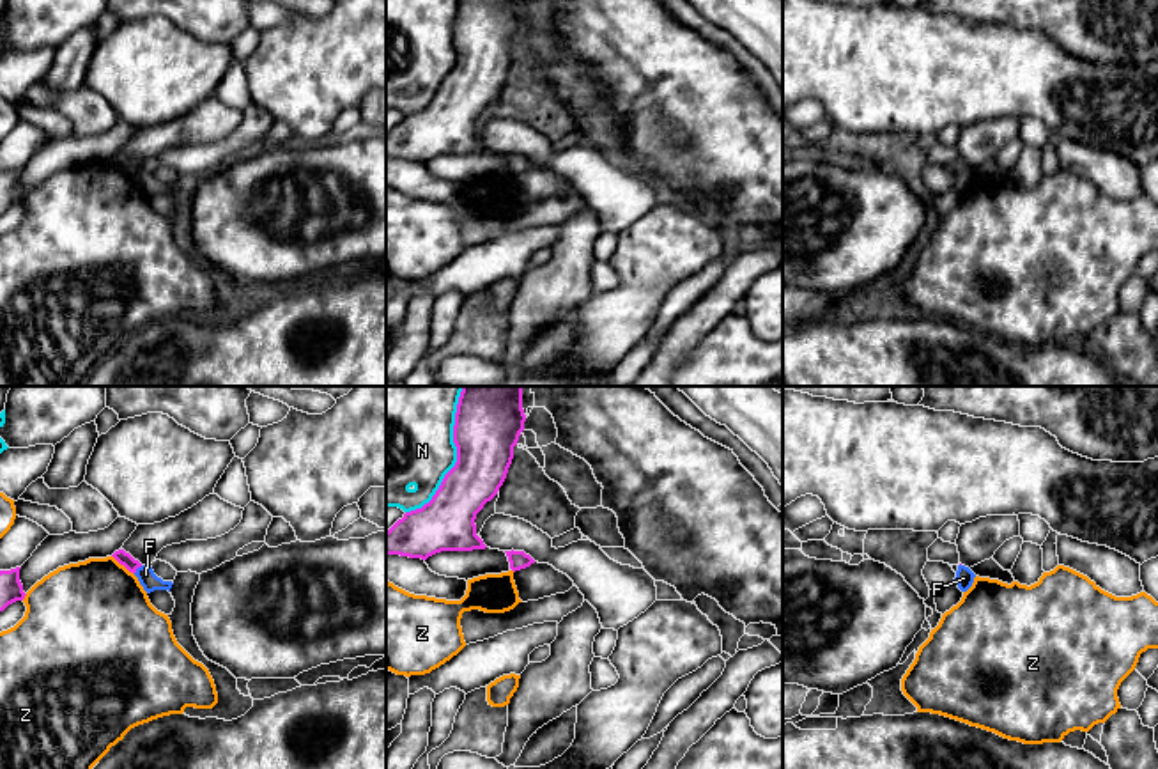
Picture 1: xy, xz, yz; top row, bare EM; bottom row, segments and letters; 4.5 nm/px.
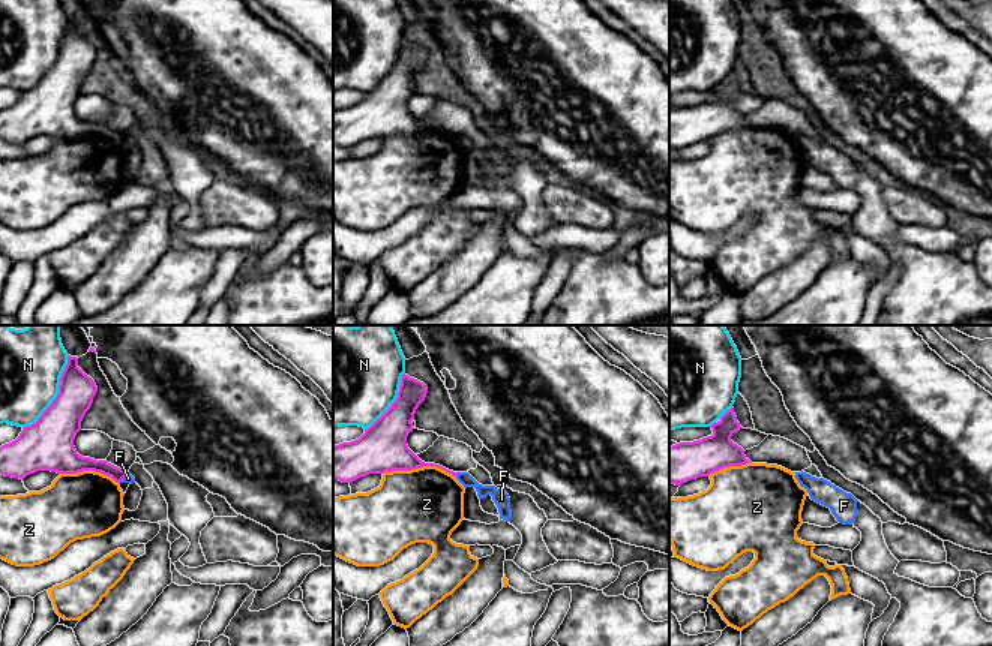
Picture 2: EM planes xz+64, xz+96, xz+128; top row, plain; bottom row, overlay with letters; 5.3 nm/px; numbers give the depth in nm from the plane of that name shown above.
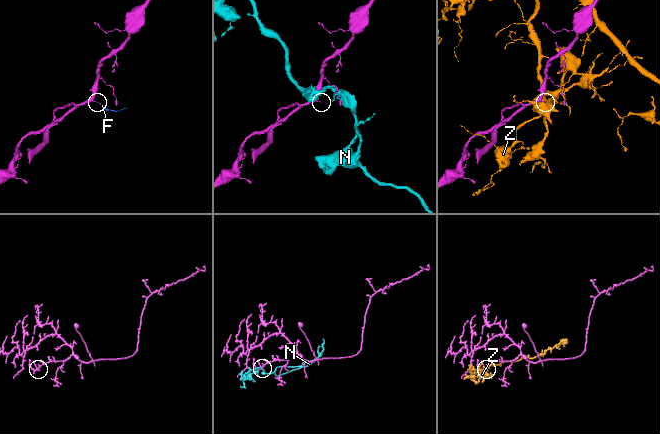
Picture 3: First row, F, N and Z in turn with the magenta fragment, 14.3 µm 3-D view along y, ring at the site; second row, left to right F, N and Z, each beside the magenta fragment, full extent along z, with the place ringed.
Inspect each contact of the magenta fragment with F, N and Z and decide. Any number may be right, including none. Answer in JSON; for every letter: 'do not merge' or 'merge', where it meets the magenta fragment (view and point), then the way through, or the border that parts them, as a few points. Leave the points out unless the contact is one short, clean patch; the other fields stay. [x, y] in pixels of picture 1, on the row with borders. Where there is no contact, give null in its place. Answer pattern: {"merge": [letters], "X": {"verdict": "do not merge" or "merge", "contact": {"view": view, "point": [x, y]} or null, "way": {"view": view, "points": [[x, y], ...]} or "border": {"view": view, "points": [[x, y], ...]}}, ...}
{"merge": [], "F": {"verdict": "do not merge", "contact": {"view": "xy", "point": [137, 567]}, "border": {"view": "xy", "points": [[142, 566], [133, 573]]}}, "N": {"verdict": "do not merge", "contact": {"view": "xz", "point": [457, 456]}}, "Z": {"verdict": "do not merge", "contact": {"view": "xy", "point": [123, 564]}}}

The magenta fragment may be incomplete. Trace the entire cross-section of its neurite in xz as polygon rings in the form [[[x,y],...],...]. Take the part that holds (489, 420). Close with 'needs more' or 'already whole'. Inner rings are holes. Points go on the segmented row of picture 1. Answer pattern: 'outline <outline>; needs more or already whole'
outline [[[462,386],[457,462],[428,503],[386,532],[386,555],[427,560],[441,551],[485,549],[475,519],[503,485],[524,422],[522,386]]]; already whole

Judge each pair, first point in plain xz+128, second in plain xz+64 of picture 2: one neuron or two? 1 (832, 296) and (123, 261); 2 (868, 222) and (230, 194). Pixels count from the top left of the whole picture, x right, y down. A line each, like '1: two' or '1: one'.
1: two
2: two

